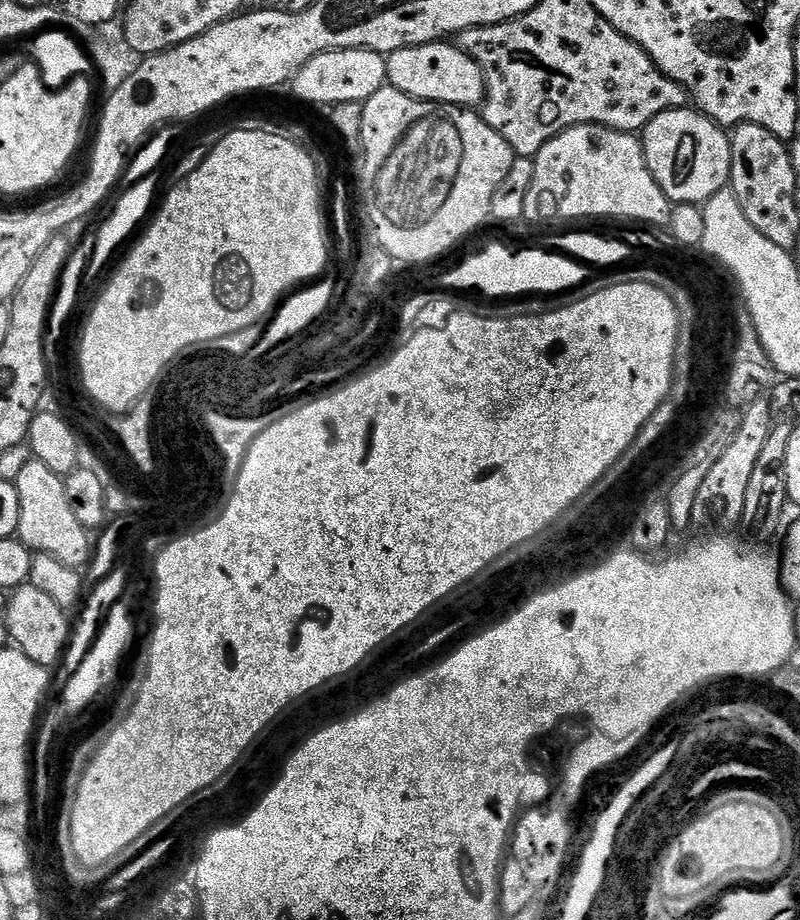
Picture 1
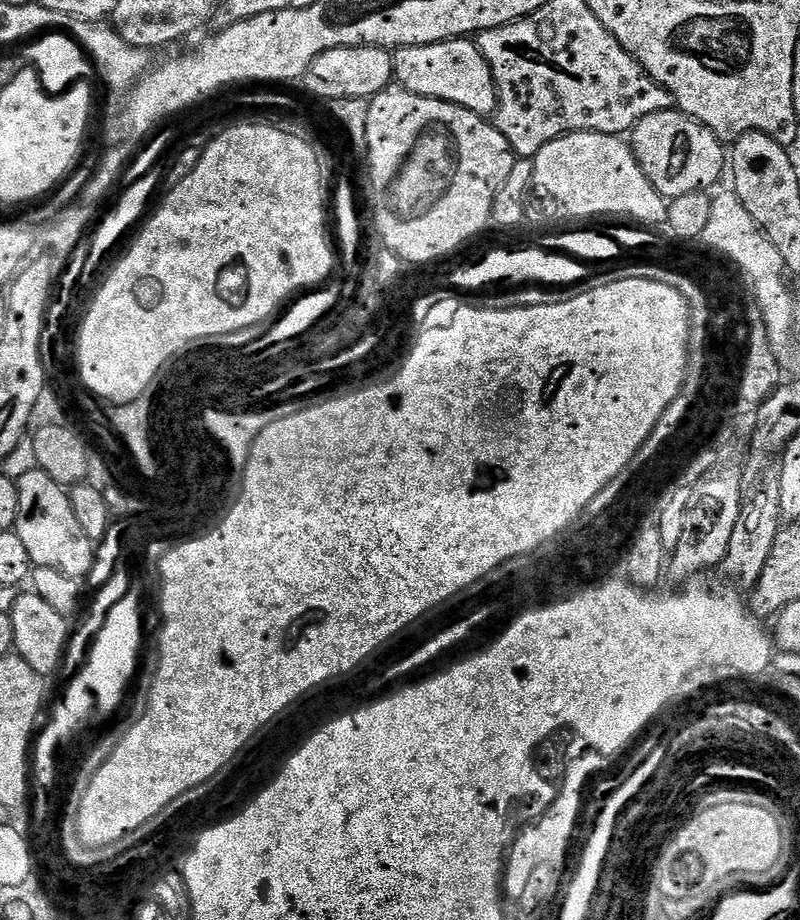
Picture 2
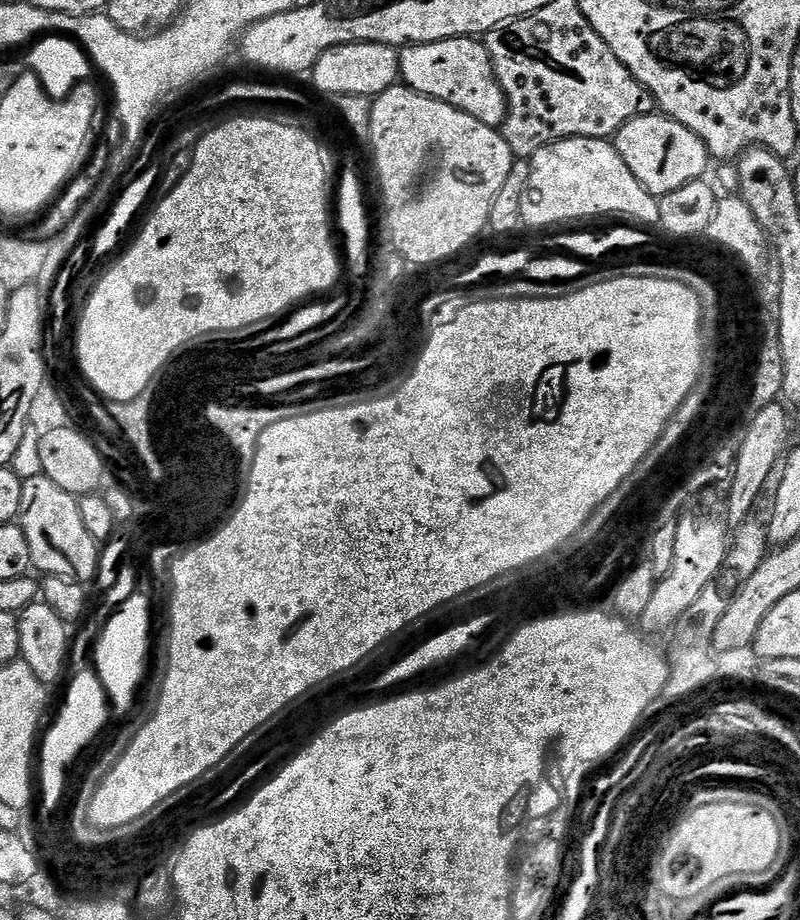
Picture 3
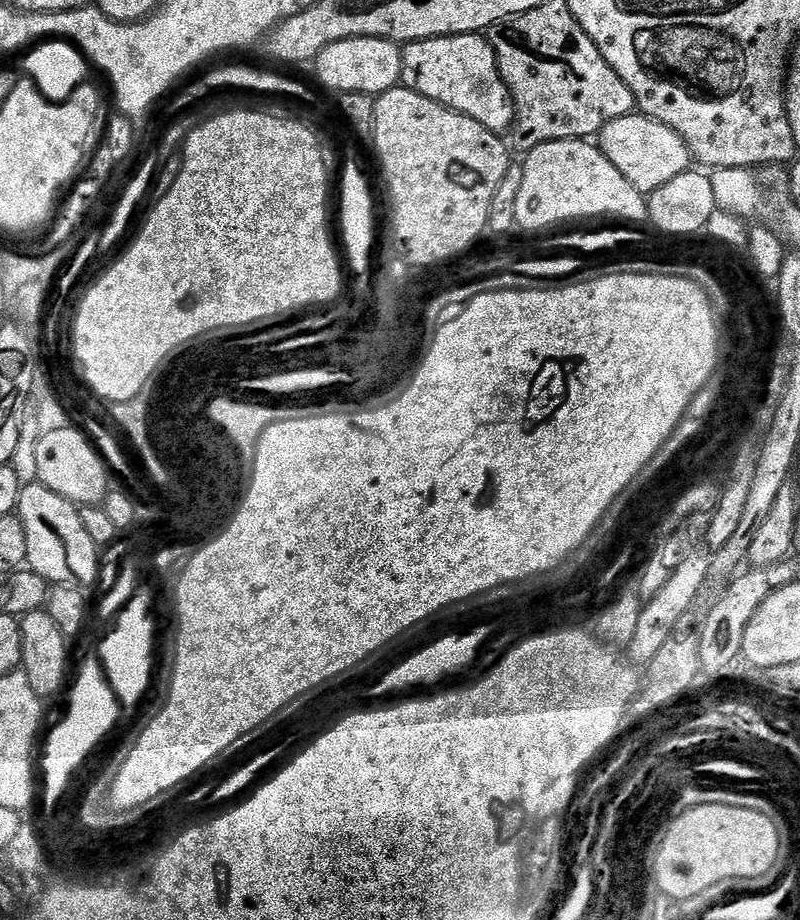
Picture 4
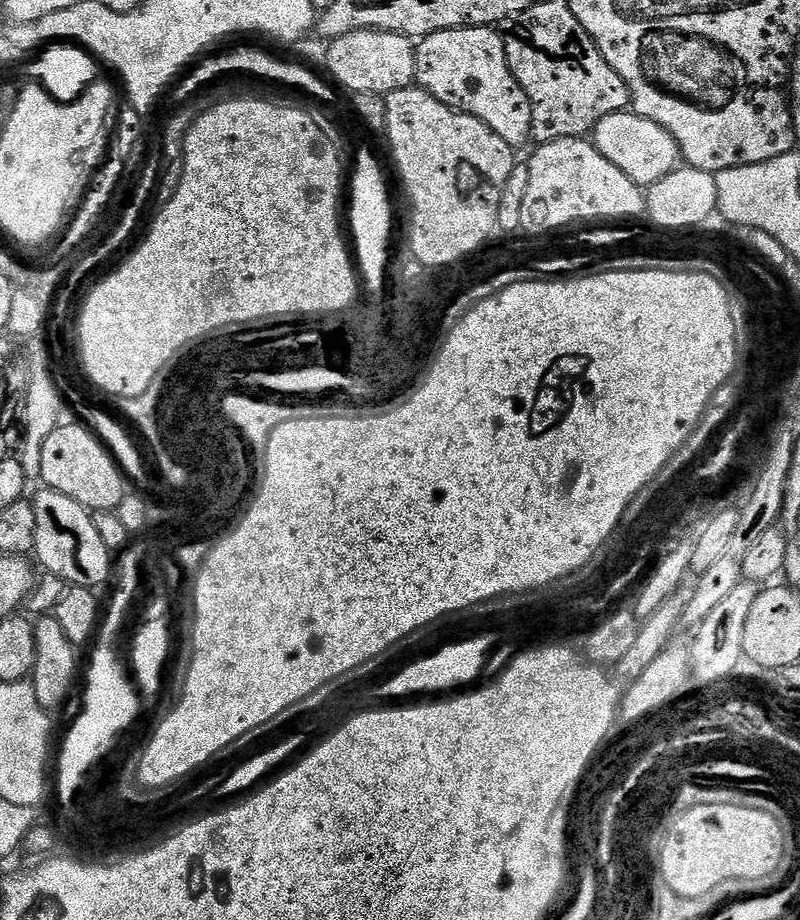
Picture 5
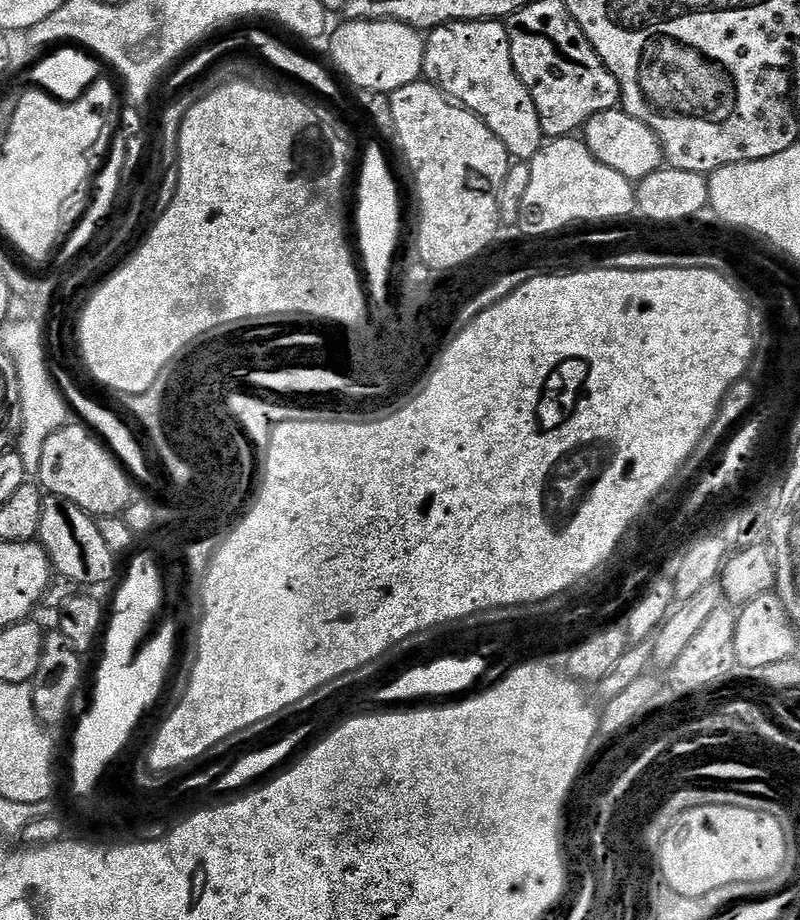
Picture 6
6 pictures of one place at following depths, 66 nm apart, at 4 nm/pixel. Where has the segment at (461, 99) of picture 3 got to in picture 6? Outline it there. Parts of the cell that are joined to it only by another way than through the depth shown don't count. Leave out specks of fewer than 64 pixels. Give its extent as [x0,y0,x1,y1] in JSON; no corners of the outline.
[423,20,546,162]

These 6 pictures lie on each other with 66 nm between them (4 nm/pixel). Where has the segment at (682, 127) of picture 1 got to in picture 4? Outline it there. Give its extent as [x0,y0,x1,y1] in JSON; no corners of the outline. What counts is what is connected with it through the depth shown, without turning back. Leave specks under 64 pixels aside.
[598,114,694,194]

